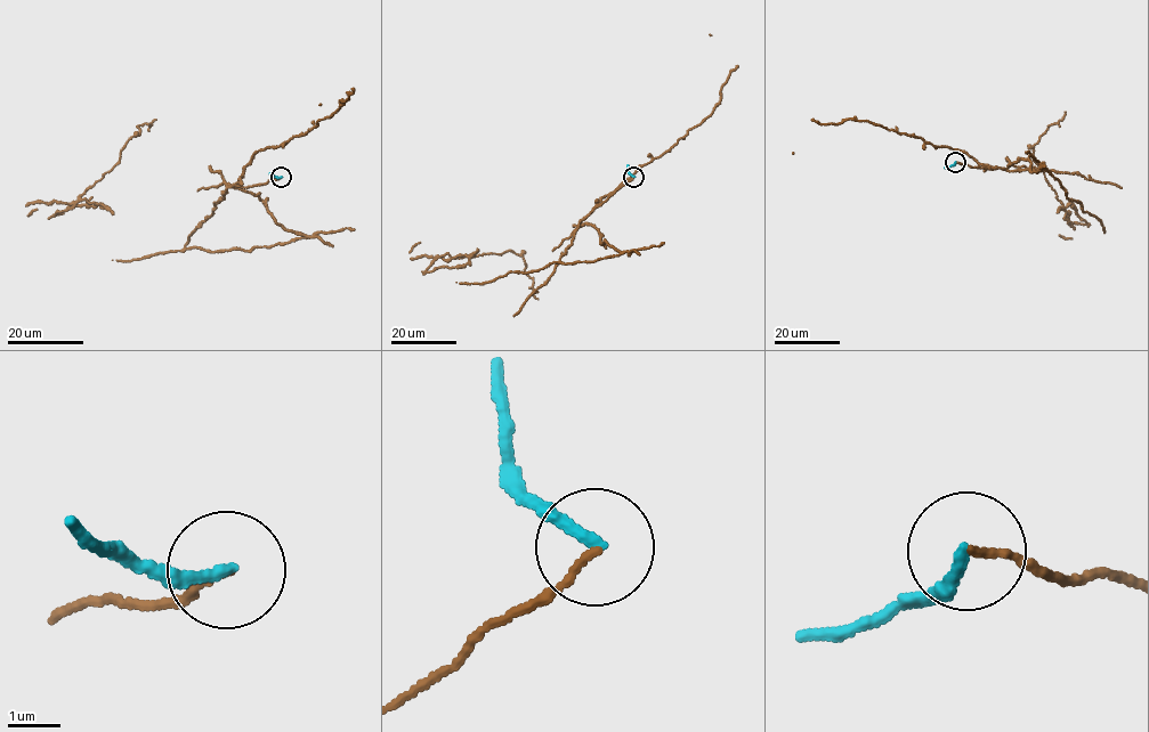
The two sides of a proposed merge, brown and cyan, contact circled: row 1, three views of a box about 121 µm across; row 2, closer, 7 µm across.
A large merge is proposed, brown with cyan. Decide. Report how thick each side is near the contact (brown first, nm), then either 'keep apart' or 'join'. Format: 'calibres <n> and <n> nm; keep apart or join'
calibres 130 and 240 nm; keep apart

